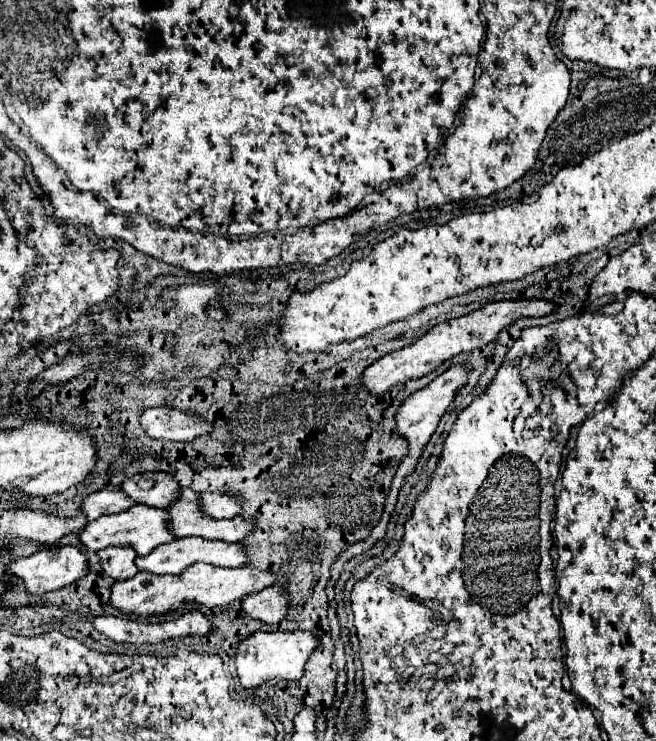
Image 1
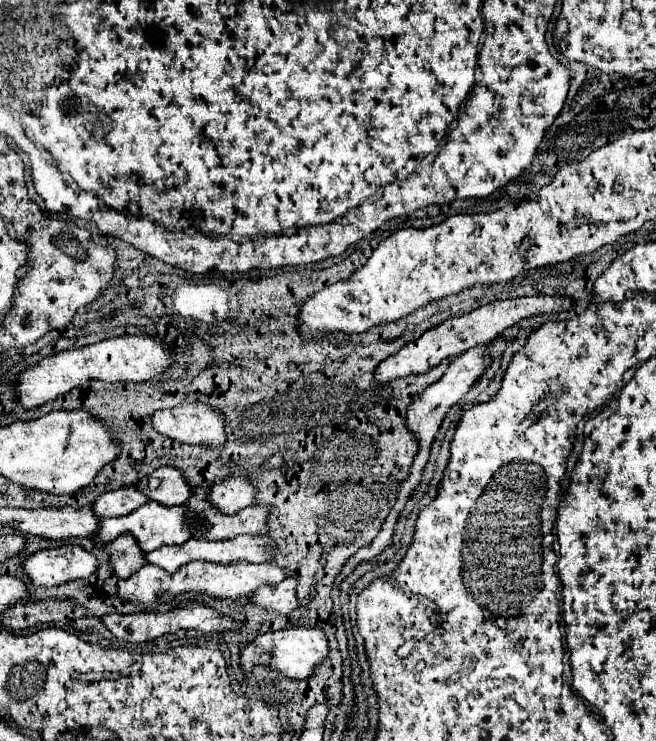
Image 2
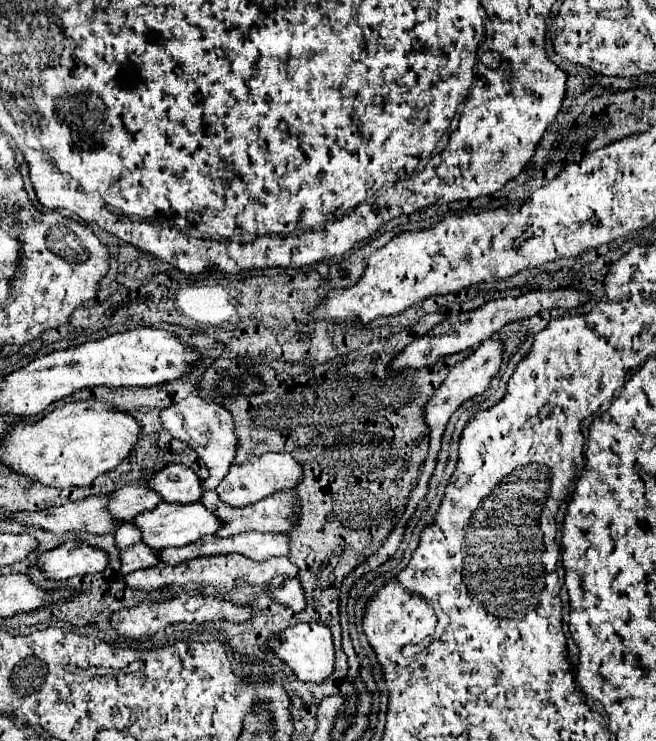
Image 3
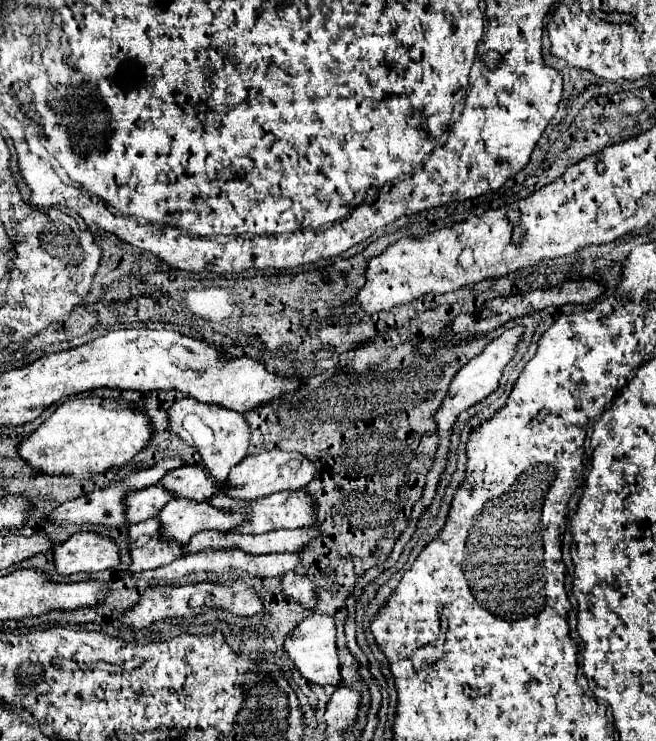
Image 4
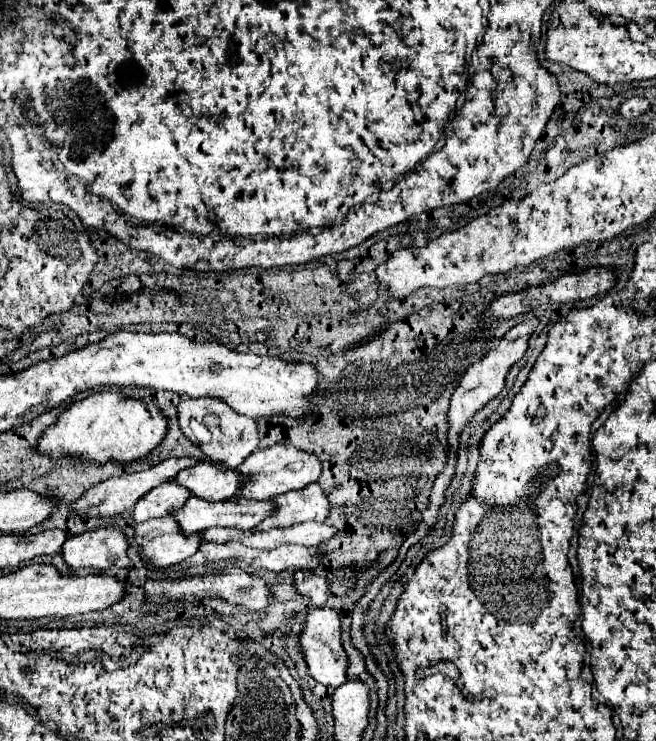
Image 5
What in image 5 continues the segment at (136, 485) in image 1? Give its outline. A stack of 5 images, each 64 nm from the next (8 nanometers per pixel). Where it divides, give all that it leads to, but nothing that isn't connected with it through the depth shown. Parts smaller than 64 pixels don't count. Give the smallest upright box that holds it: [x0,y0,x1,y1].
[174,462,242,502]

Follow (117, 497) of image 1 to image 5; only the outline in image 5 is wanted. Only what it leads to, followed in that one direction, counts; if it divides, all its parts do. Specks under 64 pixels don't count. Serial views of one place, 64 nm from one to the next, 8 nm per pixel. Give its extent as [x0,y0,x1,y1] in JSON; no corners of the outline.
[134,482,190,524]

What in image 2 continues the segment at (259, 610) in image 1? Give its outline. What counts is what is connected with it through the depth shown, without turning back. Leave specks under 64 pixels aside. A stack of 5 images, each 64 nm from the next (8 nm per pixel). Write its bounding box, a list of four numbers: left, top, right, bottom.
[250,578,296,614]

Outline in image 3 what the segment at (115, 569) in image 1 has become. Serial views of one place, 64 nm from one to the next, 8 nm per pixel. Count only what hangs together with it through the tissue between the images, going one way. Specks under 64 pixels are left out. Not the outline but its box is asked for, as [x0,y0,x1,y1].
[116,524,158,576]

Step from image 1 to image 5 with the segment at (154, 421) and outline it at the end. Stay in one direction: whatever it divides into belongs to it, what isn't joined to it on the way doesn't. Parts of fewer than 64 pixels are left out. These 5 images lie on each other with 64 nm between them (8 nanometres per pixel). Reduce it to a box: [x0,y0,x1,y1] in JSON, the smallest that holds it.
[178,398,258,468]

